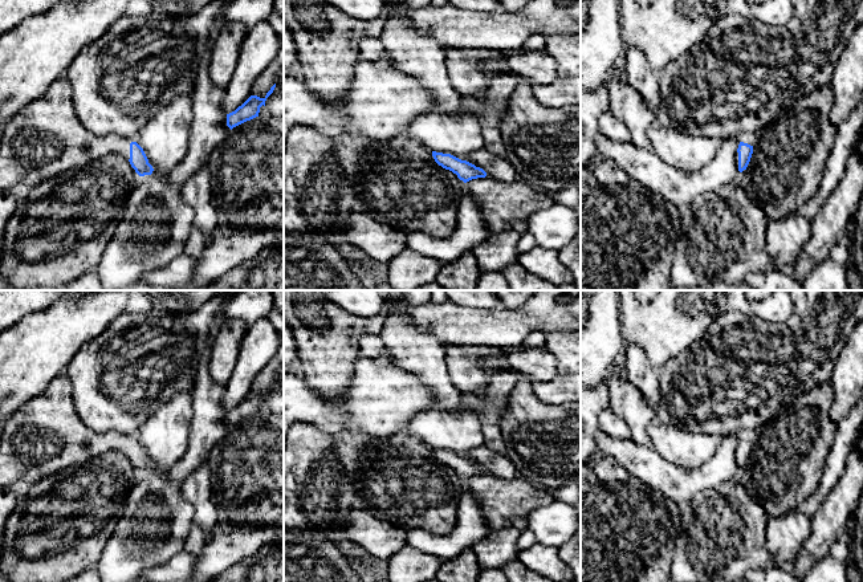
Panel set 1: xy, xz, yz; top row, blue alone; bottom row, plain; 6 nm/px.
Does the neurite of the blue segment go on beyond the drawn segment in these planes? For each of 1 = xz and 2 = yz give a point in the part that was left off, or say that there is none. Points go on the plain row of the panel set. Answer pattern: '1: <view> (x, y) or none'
1: none
2: none

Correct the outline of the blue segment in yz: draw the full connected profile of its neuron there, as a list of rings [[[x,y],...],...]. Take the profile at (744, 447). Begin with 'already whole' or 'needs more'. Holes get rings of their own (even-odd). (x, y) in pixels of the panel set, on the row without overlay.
already whole | [[[740,439],[737,449],[738,449],[738,468],[742,469],[744,467],[746,467],[750,459],[753,443]]]

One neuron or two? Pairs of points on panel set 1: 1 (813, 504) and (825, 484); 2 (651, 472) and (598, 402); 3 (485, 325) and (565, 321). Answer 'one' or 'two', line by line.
1: one
2: two
3: one

